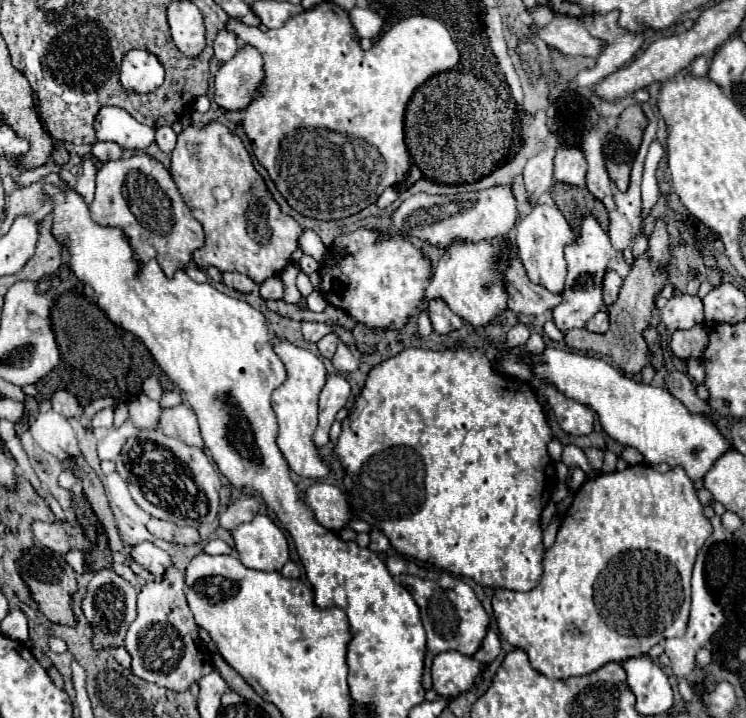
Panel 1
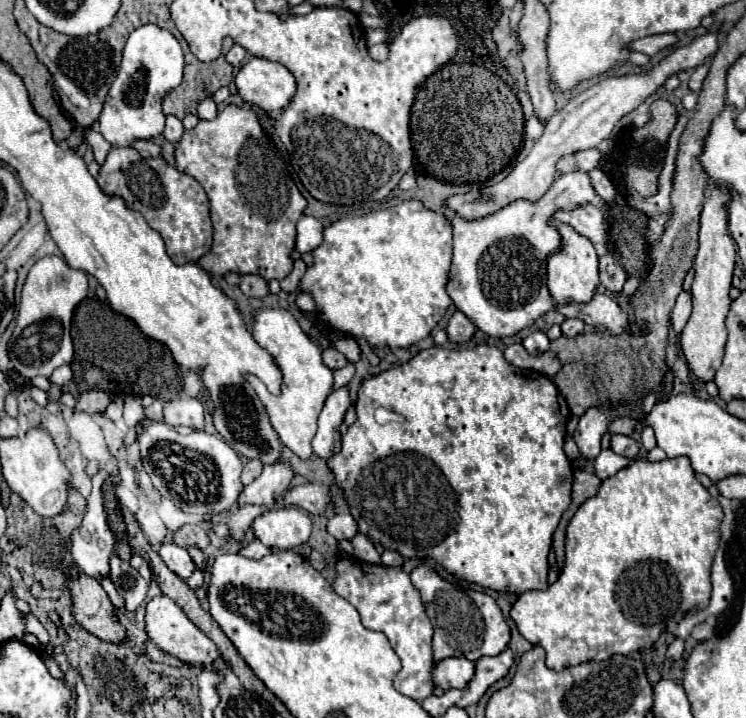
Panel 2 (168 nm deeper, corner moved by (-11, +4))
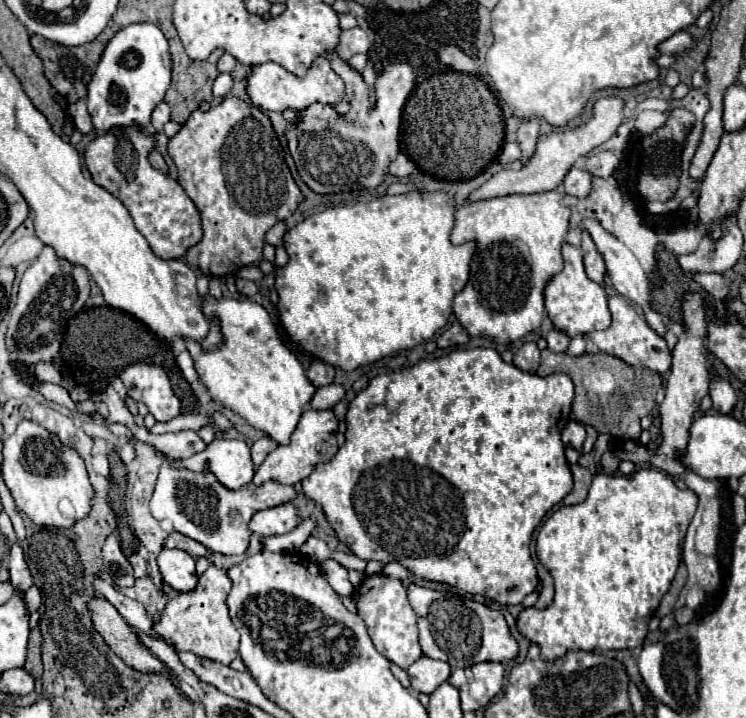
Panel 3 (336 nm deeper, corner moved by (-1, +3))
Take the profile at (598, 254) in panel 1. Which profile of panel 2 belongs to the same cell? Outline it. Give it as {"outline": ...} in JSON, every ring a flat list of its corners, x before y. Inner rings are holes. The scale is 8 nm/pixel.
{"outline":[[567,318,563,324,561,324,561,330,565,336,575,336,579,332,583,332,583,322,579,318]]}

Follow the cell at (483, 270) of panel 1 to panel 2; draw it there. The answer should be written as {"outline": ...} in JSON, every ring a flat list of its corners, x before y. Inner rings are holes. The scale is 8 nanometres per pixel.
{"outline":[[575,170,561,174,551,184,551,196,529,204,529,220,519,220,519,200,489,215,489,218,466,221,455,215,453,256,447,294,481,332,493,338,513,336,529,328,535,318,553,308,553,296,547,290,547,256,561,246,561,236,551,226,551,214,559,208,569,210,595,198,587,172]]}

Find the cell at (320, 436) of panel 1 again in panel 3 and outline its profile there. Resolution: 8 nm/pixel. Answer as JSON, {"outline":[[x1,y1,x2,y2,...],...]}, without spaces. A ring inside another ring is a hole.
{"outline":[[307,409,301,419,297,429,291,435,291,443,289,445,279,445,275,451,271,451,267,455,267,459,261,463,261,467,257,469,253,483,261,485,269,479,275,479,283,485,295,485,299,481,303,481,315,465,319,463,327,463,329,459,335,457,337,453,337,441,335,441,335,433,337,433,337,417,333,415,333,411,315,411,315,409]]}

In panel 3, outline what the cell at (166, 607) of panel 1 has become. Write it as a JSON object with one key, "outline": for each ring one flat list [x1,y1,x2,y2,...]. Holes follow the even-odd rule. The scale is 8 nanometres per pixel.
{"outline":[[215,563,199,577,199,585,193,593,183,593,169,599,165,611,155,625,155,631,169,643,173,643,179,651,191,651,199,657,209,657,213,661,229,665,235,657,239,657,239,631,233,627,227,607,227,595,231,591,231,579,227,569,217,567]]}

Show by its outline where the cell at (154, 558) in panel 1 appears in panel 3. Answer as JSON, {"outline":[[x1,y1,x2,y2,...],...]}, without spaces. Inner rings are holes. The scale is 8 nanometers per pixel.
{"outline":[[163,549,157,555,159,573,165,583,169,583,179,593,189,593,197,587,195,559,181,549]]}

